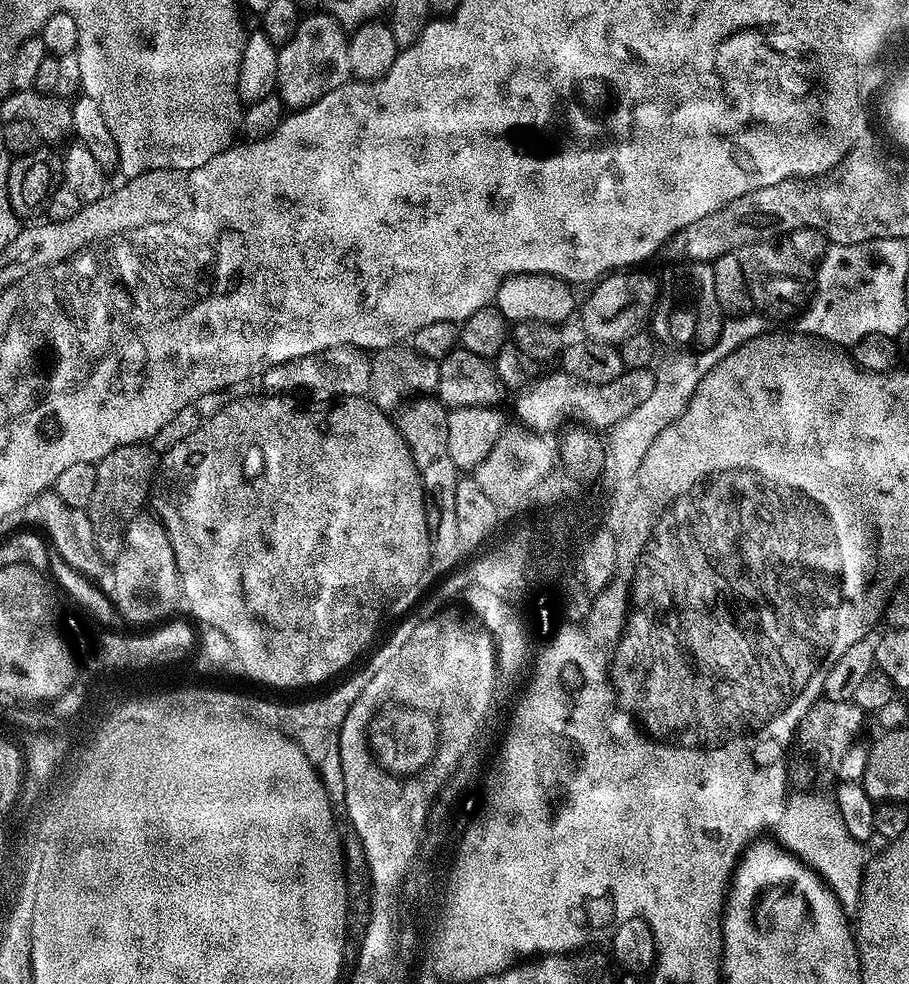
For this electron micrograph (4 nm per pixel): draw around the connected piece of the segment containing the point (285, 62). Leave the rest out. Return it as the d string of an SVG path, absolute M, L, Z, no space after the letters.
M316 10L301 19L298 30L290 42L279 45L278 78L276 92L285 109L299 110L310 107L318 98L322 98L330 89L342 82L342 49L346 44L346 32L339 22L329 16L327 11Z

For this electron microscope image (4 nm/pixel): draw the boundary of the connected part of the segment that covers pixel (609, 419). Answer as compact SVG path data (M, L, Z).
M651 367L630 368L614 378L614 382L605 384L581 384L573 376L563 370L552 372L535 381L517 398L516 412L520 415L519 423L533 432L541 434L551 433L551 428L559 422L563 412L573 412L581 416L592 428L607 430L614 426L614 422L622 422L626 414L631 414L637 406L642 406L646 398L654 390L656 381L655 371Z

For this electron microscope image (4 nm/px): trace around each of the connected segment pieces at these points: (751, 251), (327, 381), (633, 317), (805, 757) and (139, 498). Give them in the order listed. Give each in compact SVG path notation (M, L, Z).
M762 240L758 244L742 246L736 257L738 262L742 262L742 274L746 278L746 286L757 313L784 320L787 316L795 317L798 310L807 305L814 288L814 276L809 265L795 253L788 242Z
M343 344L330 350L306 354L278 366L270 366L258 378L268 394L292 394L301 388L304 392L333 392L333 397L368 396L370 388L370 356L363 348Z
M638 270L613 271L591 289L593 292L585 300L583 297L578 316L580 314L580 320L584 323L583 335L587 339L618 346L651 321L658 295L657 277L648 272L634 271Z
M821 698L812 704L796 727L786 757L789 785L798 792L827 789L824 787L837 779L842 756L853 745L852 738L863 726L864 720L866 713L855 702L830 702Z
M144 444L118 446L118 450L110 450L106 458L96 465L98 482L94 486L94 498L90 498L86 509L90 518L90 526L94 526L94 542L98 546L98 554L105 562L118 558L124 549L124 535L128 523L141 515L140 508L150 496L154 483L154 473L158 468L158 460L151 447Z

